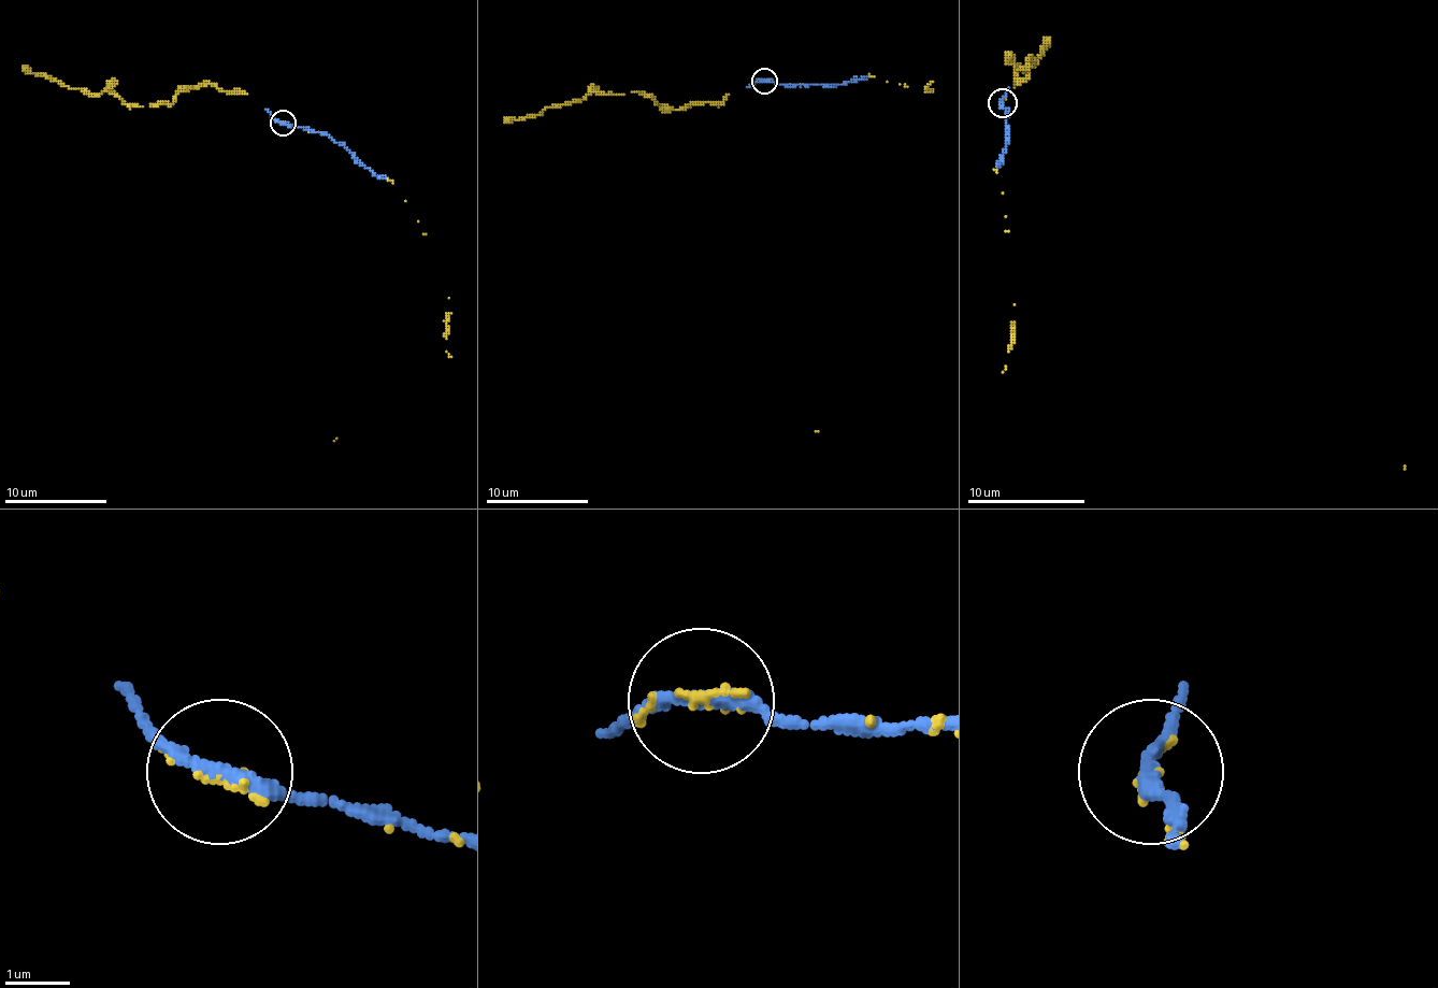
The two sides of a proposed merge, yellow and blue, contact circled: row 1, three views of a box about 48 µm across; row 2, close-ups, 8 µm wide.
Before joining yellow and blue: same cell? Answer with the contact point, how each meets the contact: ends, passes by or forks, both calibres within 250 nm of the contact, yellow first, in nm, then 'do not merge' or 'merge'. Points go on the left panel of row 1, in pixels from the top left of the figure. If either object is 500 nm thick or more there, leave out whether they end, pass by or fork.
(283, 123) | yellow ends | blue passes by | 90/240 nm | merge

